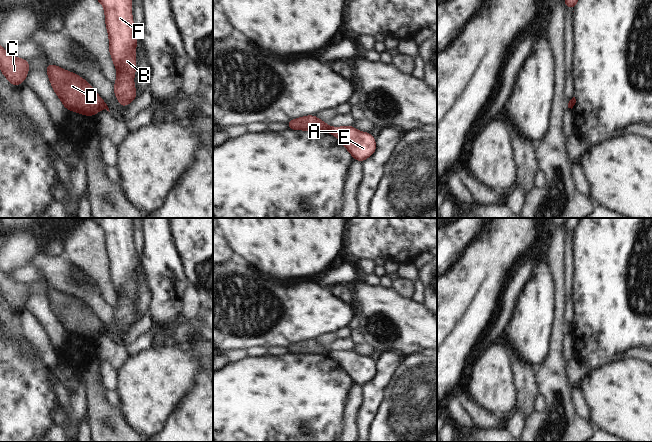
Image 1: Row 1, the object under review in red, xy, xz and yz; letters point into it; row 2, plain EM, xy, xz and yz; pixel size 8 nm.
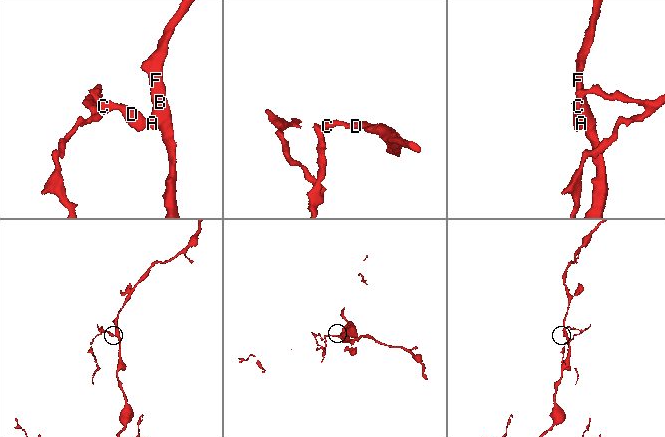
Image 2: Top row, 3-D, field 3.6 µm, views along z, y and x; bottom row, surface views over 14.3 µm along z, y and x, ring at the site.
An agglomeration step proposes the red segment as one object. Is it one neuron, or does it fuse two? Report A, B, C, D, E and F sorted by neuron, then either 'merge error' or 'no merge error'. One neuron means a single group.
groups A B E F / C D; merge error

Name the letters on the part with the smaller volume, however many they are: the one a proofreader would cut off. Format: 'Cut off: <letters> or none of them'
Cut off: C, D

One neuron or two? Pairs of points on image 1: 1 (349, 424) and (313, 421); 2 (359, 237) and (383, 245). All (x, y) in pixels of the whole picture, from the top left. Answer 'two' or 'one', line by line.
1: two
2: one

